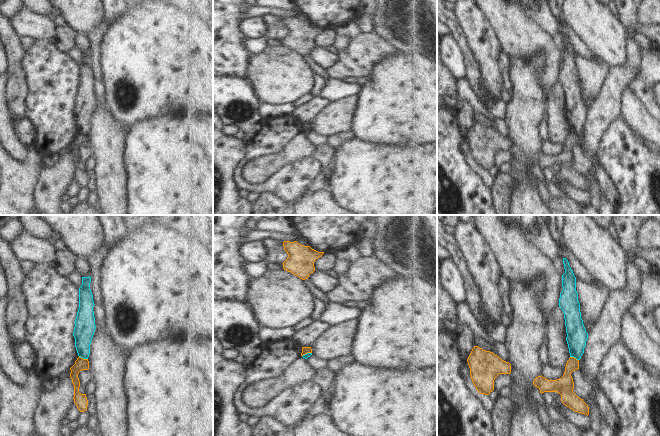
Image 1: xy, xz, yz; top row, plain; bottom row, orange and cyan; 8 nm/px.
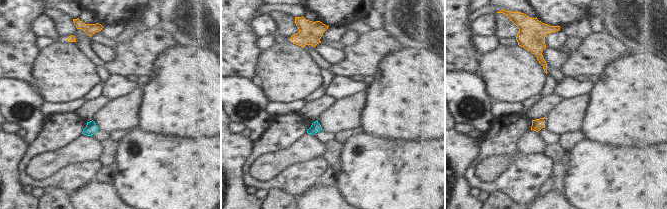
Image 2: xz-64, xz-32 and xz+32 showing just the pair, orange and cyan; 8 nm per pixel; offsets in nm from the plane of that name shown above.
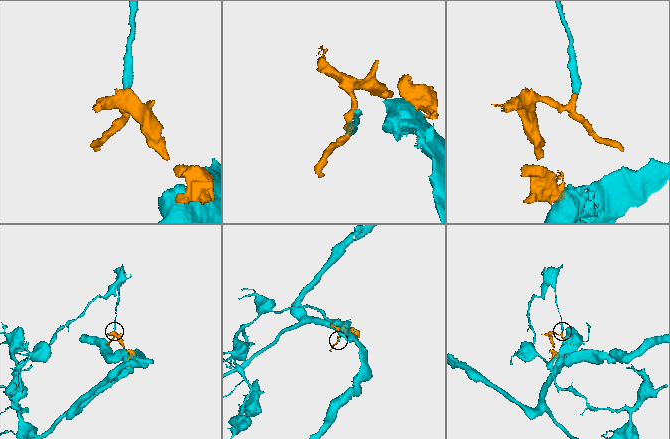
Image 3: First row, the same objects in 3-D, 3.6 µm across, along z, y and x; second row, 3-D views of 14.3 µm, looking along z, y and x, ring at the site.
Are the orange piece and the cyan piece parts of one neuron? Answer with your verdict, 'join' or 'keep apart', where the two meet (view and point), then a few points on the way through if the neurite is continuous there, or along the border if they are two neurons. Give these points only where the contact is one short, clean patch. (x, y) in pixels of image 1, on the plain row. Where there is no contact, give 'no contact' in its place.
keep apart; contact xy (82, 134); border xy (79, 132), (87, 135)

